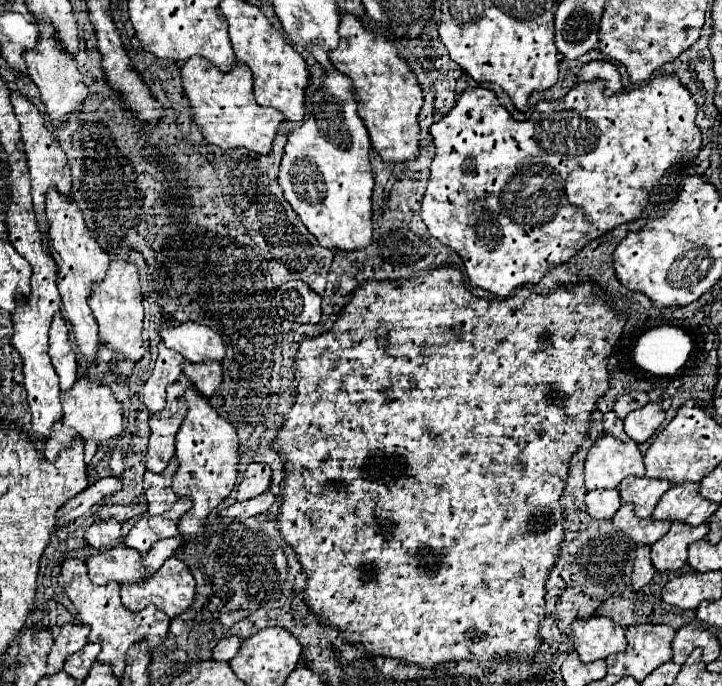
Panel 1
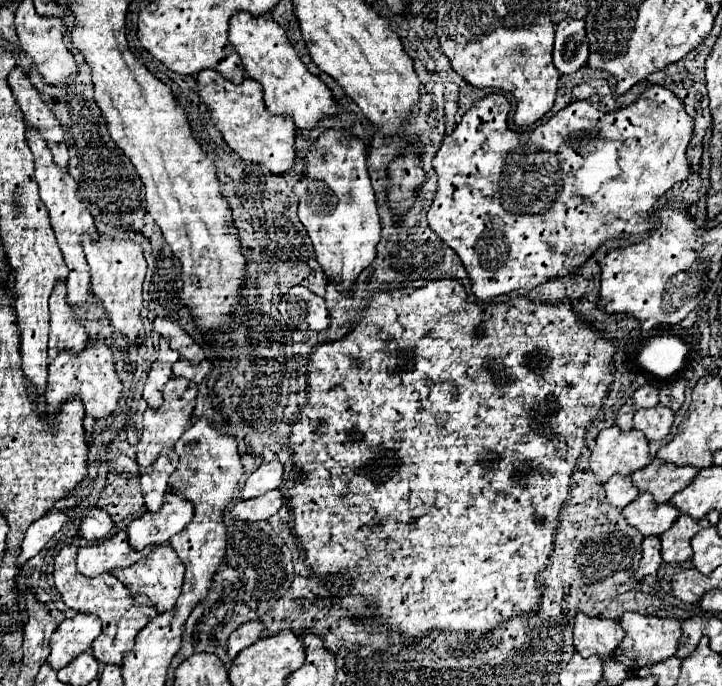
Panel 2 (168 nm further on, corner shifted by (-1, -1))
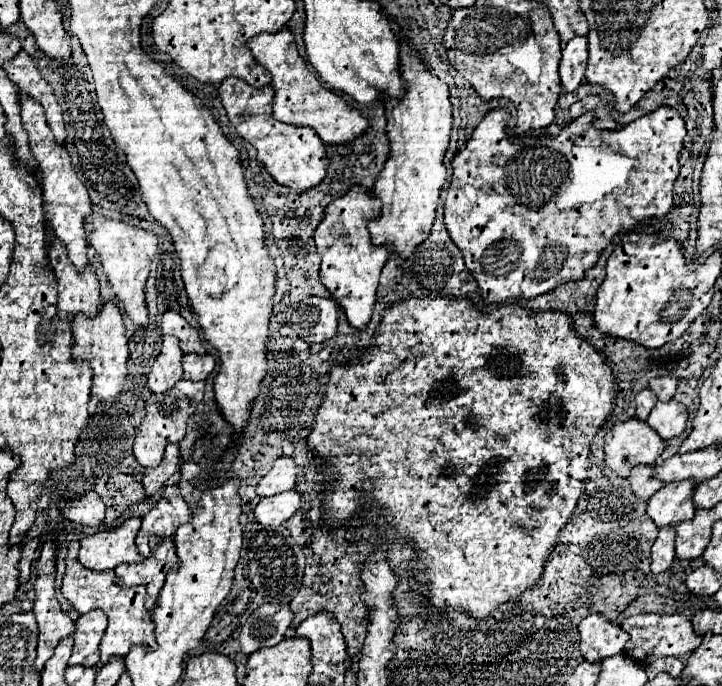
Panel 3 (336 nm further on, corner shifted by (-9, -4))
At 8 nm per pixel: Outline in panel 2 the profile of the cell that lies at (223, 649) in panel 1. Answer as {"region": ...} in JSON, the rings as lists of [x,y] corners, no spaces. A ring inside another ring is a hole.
{"region":[[[252,619],[244,625],[240,625],[236,631],[232,631],[230,641],[228,641],[228,655],[234,659],[242,649],[246,649],[248,645],[256,643],[260,637],[264,635],[264,625],[260,619]]]}

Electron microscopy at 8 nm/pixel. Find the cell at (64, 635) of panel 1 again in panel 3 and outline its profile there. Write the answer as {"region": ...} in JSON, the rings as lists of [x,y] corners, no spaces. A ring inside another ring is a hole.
{"region":[[[92,610],[76,620],[74,650],[68,660],[70,666],[96,666],[100,662],[100,642],[106,632],[106,614],[102,610]]]}

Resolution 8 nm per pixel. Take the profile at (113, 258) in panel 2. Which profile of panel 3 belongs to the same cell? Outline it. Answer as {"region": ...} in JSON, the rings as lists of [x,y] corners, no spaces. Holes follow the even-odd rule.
{"region":[[[92,214],[86,218],[86,240],[96,252],[96,260],[102,264],[102,270],[108,278],[108,284],[122,306],[122,310],[128,314],[128,318],[140,326],[148,326],[148,310],[146,310],[146,280],[150,274],[150,262],[152,256],[158,250],[158,238],[142,228],[124,224],[120,220],[104,218],[98,214]]]}

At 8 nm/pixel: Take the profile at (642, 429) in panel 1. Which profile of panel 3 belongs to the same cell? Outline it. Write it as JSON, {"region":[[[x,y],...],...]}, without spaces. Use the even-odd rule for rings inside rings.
{"region":[[[676,400],[656,402],[656,408],[648,416],[650,428],[654,428],[664,440],[680,436],[688,422],[688,410]]]}

